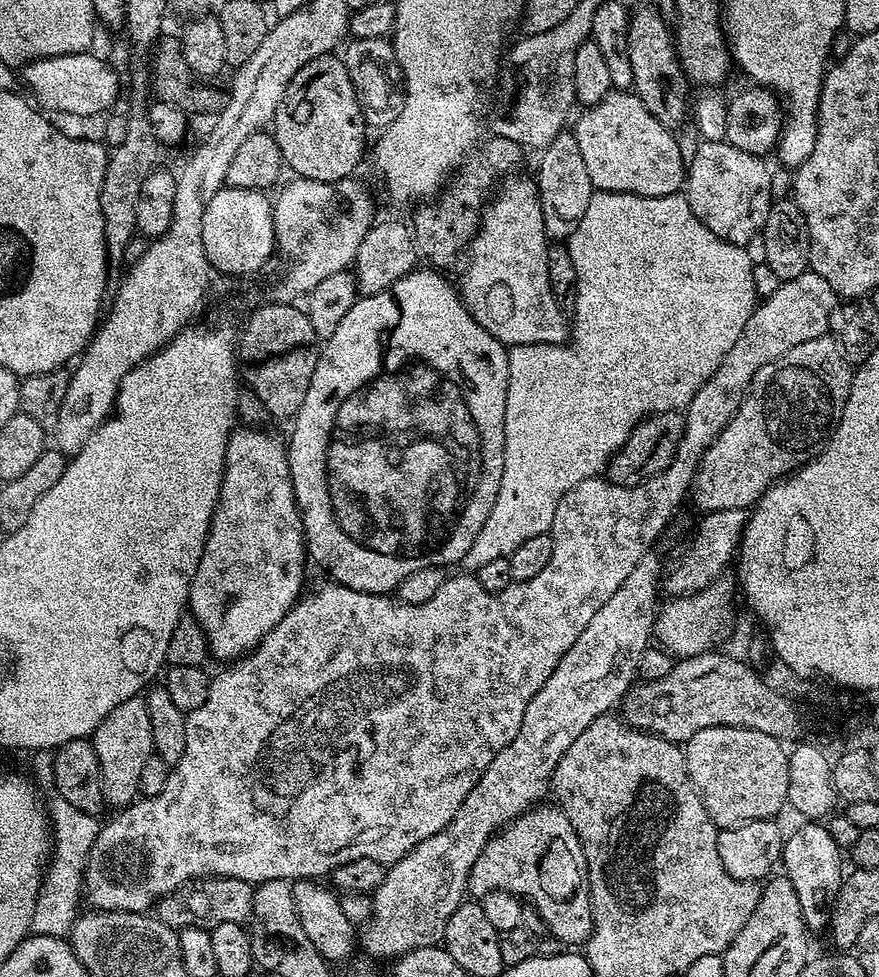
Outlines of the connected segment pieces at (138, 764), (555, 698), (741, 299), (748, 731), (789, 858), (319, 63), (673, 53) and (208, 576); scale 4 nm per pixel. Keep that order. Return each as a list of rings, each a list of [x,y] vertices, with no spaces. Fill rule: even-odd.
[[[140,696],[114,706],[104,721],[96,727],[91,737],[94,754],[98,754],[100,775],[104,781],[104,798],[109,805],[127,806],[137,799],[140,787],[138,774],[142,774],[142,765],[146,758],[154,755],[152,735],[150,734],[150,714],[146,702]]]
[[[655,554],[643,556],[630,570],[630,578],[614,590],[611,598],[606,598],[602,610],[590,618],[590,626],[578,634],[578,642],[562,654],[562,662],[546,678],[542,690],[530,698],[530,706],[526,706],[526,714],[522,714],[522,726],[518,726],[518,734],[514,734],[514,742],[506,746],[486,766],[482,778],[478,778],[476,785],[466,794],[462,806],[450,818],[448,825],[438,834],[418,842],[414,850],[410,850],[404,857],[397,860],[384,873],[382,886],[371,893],[372,897],[372,915],[364,921],[358,932],[358,944],[368,956],[373,956],[376,960],[395,961],[397,958],[405,956],[410,950],[419,948],[434,948],[443,941],[446,922],[450,922],[450,914],[458,910],[460,904],[465,903],[466,889],[468,887],[468,874],[478,854],[485,845],[488,844],[490,837],[501,826],[516,819],[520,813],[531,809],[533,805],[540,800],[549,791],[552,783],[552,775],[566,750],[570,750],[574,738],[590,726],[600,716],[609,715],[612,708],[623,701],[624,695],[629,688],[637,683],[638,673],[640,671],[640,659],[644,651],[650,647],[650,641],[653,639],[653,628],[656,624],[658,601],[656,595],[662,592],[662,564]]]
[[[593,191],[590,206],[586,206],[586,214],[576,223],[574,233],[574,259],[576,261],[576,324],[571,325],[570,336],[576,339],[576,348],[568,348],[564,344],[523,344],[517,348],[508,348],[508,389],[506,390],[506,426],[504,427],[504,465],[502,466],[502,482],[498,486],[498,498],[494,502],[494,510],[490,510],[490,518],[486,518],[486,526],[474,538],[470,550],[466,550],[462,564],[467,571],[476,574],[480,567],[494,558],[509,557],[526,542],[526,538],[538,538],[538,534],[548,532],[556,523],[558,502],[578,482],[600,476],[607,469],[608,462],[618,449],[630,438],[630,434],[647,416],[656,412],[680,412],[687,409],[688,403],[702,390],[704,383],[711,378],[714,370],[730,354],[734,342],[738,342],[738,334],[752,311],[748,309],[748,272],[754,267],[750,253],[741,245],[719,240],[696,220],[690,202],[684,194],[674,196],[639,196],[629,192]]]
[[[714,726],[706,730],[698,730],[694,738],[686,741],[683,749],[686,770],[706,806],[706,814],[710,814],[717,829],[737,828],[739,824],[751,820],[771,820],[776,817],[782,806],[788,803],[789,749],[781,741],[770,738],[770,734],[753,728]]]
[[[820,822],[801,823],[800,829],[789,835],[784,842],[782,872],[794,886],[798,894],[798,906],[802,906],[804,923],[813,933],[829,927],[832,918],[832,907],[840,893],[840,883],[846,875],[846,868],[840,865],[842,849],[830,838],[827,827]]]
[[[329,54],[326,56],[319,56],[314,58],[310,62],[306,62],[306,66],[302,66],[298,70],[298,74],[294,74],[294,78],[290,78],[290,86],[286,86],[286,94],[282,94],[282,102],[278,102],[278,110],[276,116],[273,118],[270,125],[270,131],[273,136],[276,137],[278,142],[278,150],[280,151],[280,159],[285,165],[288,164],[293,168],[297,177],[305,180],[317,180],[318,182],[326,182],[332,184],[335,180],[347,180],[353,175],[352,172],[360,164],[360,159],[365,159],[366,156],[366,144],[364,148],[364,128],[366,129],[366,121],[364,119],[364,111],[360,109],[360,103],[356,97],[356,91],[354,86],[350,82],[350,74],[346,70],[343,59],[339,55]]]
[[[648,4],[631,13],[628,21],[628,57],[634,69],[632,88],[635,99],[640,101],[640,107],[645,108],[649,116],[658,118],[662,126],[676,130],[690,116],[690,81],[680,65],[673,29],[669,21],[668,24],[664,21],[663,15],[665,13],[659,7],[651,8]]]
[[[237,427],[231,438],[228,439],[226,446],[226,462],[224,463],[224,473],[222,474],[222,486],[220,487],[220,497],[216,503],[216,509],[210,522],[208,537],[204,540],[204,549],[202,558],[194,570],[192,585],[188,591],[188,608],[190,614],[202,626],[202,630],[208,635],[208,650],[213,657],[224,660],[223,662],[232,662],[242,656],[247,656],[259,646],[264,640],[264,635],[295,606],[299,599],[301,590],[300,586],[304,582],[304,560],[306,561],[306,541],[304,539],[304,518],[300,514],[300,507],[296,505],[296,495],[292,485],[292,475],[288,465],[288,449],[285,441],[279,440],[274,433],[268,432],[263,427]]]

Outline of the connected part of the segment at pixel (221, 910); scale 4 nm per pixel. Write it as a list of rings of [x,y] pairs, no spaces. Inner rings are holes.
[[[229,876],[193,880],[162,897],[154,906],[154,915],[166,926],[177,930],[183,930],[183,928],[211,930],[222,922],[238,924],[248,919],[252,909],[253,891],[253,885]]]

